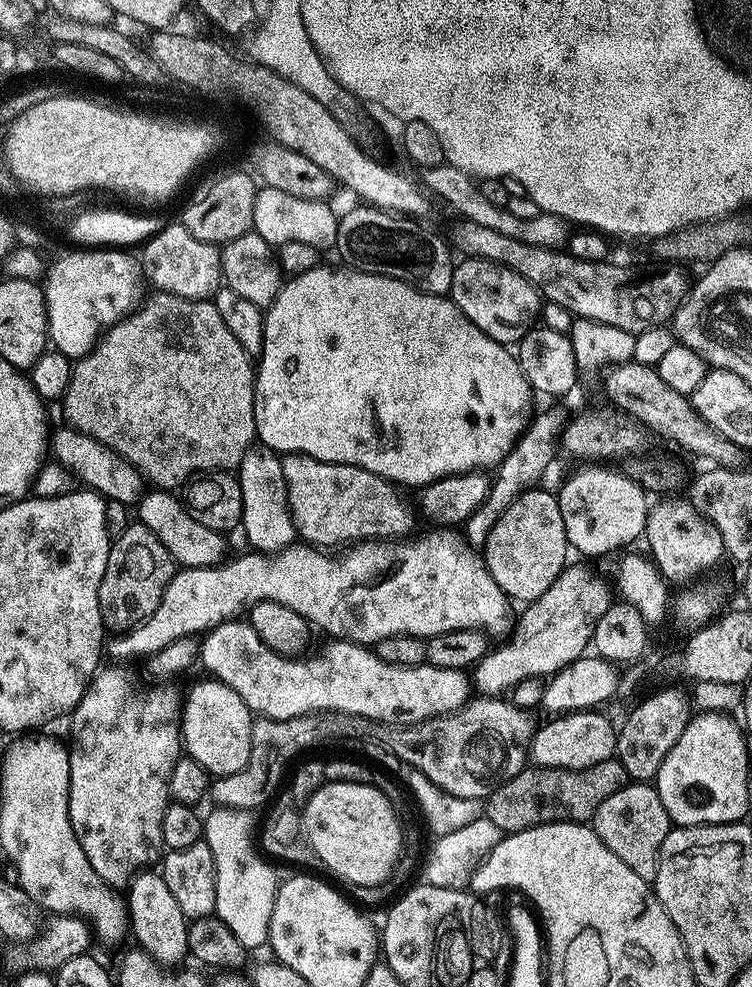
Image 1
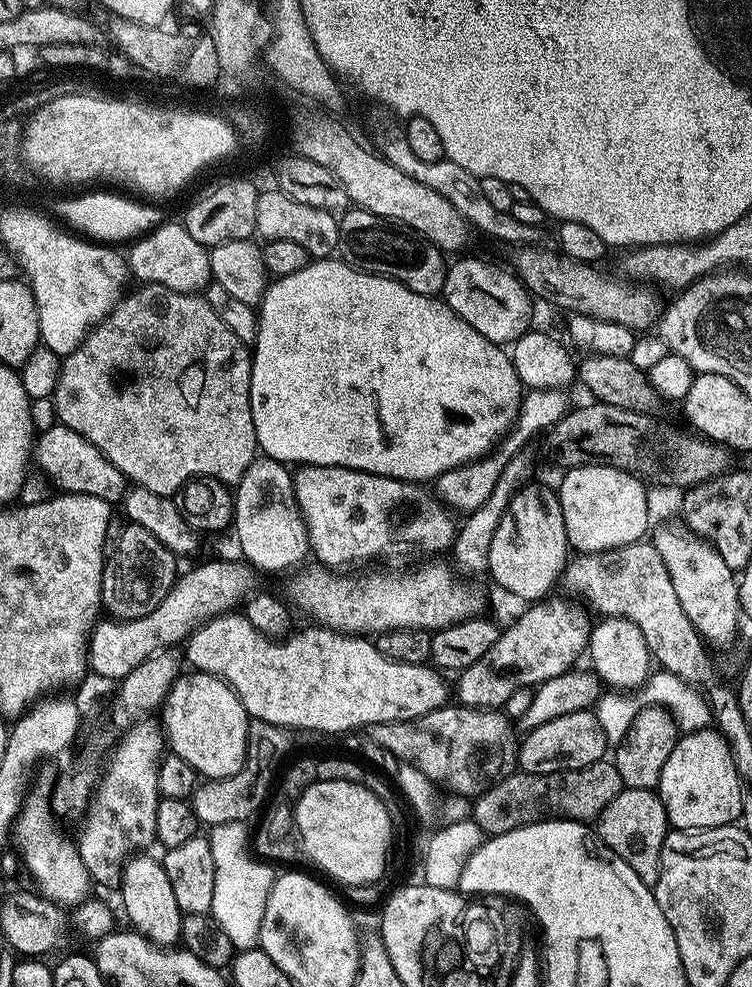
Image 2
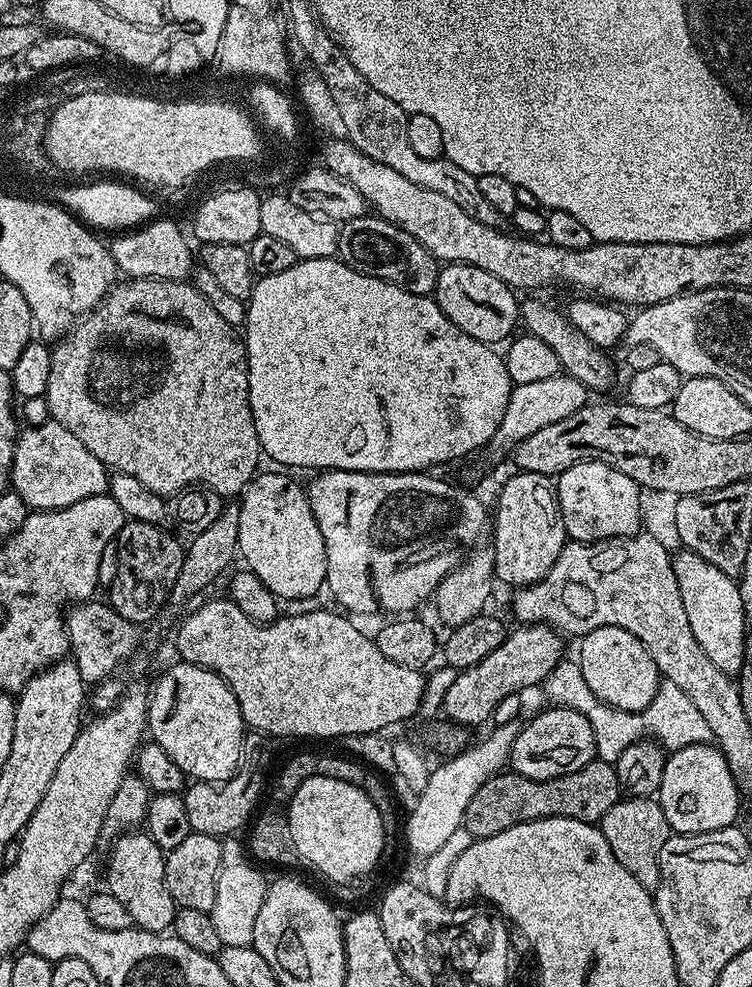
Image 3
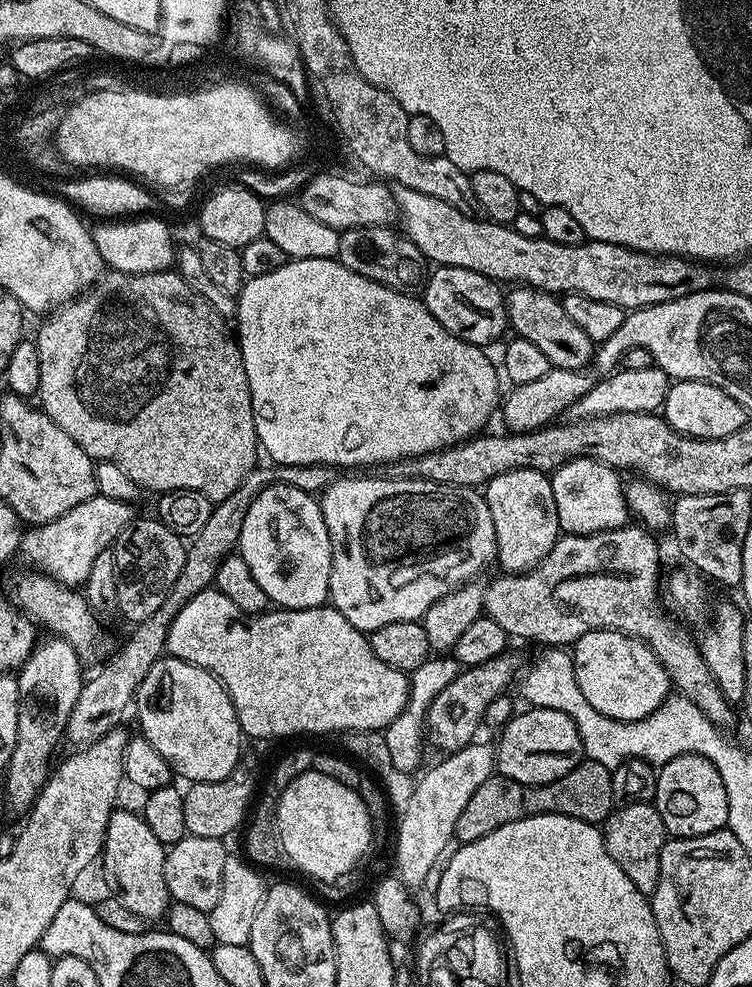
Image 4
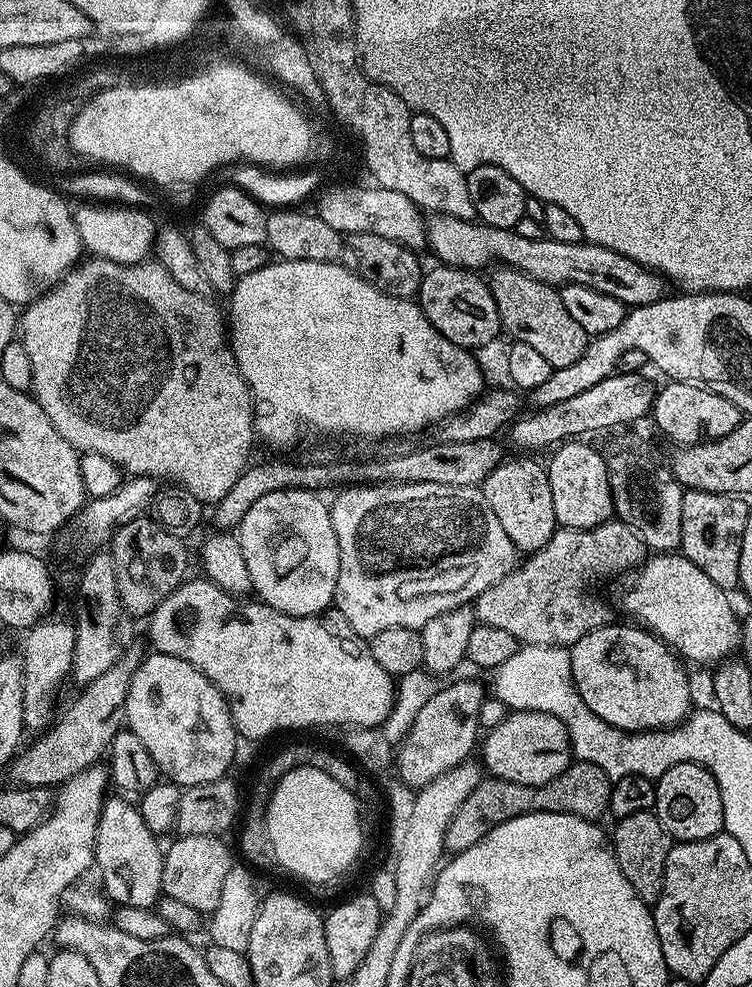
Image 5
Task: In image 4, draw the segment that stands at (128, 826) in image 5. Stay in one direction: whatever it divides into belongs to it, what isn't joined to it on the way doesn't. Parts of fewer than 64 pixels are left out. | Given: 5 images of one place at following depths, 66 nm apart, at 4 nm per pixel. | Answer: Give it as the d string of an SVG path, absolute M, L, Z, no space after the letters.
M113 811L108 829L104 835L104 851L102 853L102 865L104 864L104 880L108 883L107 890L113 897L122 902L127 909L138 914L145 922L151 922L165 915L170 903L170 897L166 890L166 874L164 873L164 853L166 846L154 838L150 826L146 826L143 815L132 812Z

